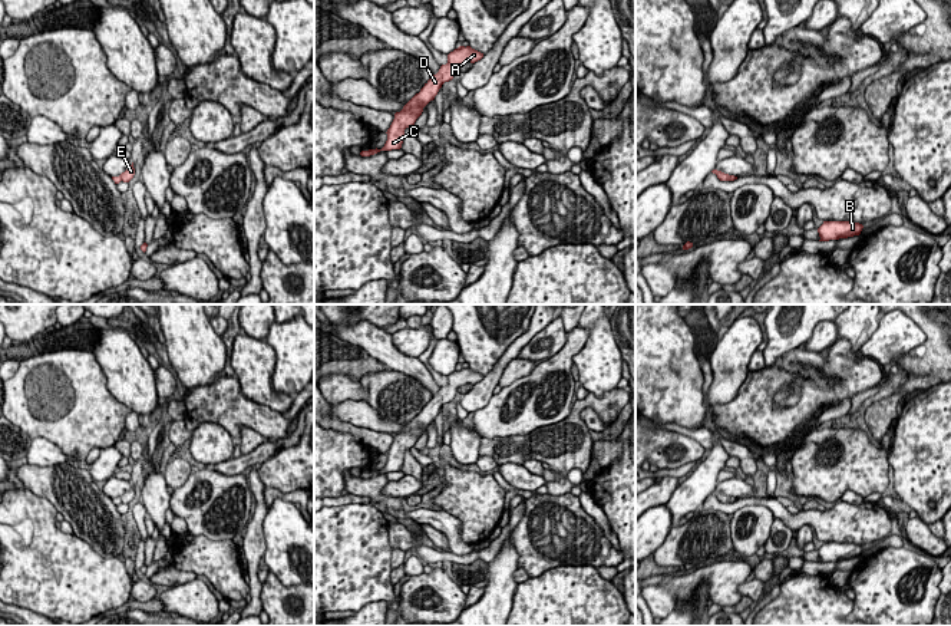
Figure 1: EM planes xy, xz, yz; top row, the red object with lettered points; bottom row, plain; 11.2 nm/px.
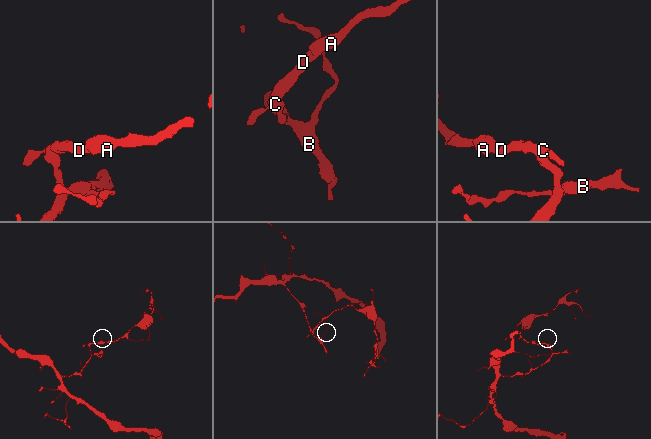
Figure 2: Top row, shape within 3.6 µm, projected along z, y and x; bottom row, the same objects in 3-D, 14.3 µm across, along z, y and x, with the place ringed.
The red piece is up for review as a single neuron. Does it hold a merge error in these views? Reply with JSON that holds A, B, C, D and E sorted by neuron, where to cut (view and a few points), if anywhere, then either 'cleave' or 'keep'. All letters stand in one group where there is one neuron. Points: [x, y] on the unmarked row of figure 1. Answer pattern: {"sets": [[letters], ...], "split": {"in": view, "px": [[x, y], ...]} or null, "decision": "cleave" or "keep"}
{"sets": [["A", "B", "C", "D", "E"]], "split": null, "decision": "keep"}

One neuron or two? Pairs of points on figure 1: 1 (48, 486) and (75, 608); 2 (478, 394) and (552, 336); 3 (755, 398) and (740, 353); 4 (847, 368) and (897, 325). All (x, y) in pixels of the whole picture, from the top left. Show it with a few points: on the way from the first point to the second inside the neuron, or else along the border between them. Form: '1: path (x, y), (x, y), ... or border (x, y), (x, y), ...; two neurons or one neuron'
1: border (26, 487), (35, 494), (45, 497), (58, 511); two neurons
2: border (542, 329), (517, 356); two neurons
3: border (748, 371), (745, 382), (729, 402); two neurons
4: border (858, 353), (874, 358), (885, 369); two neurons

